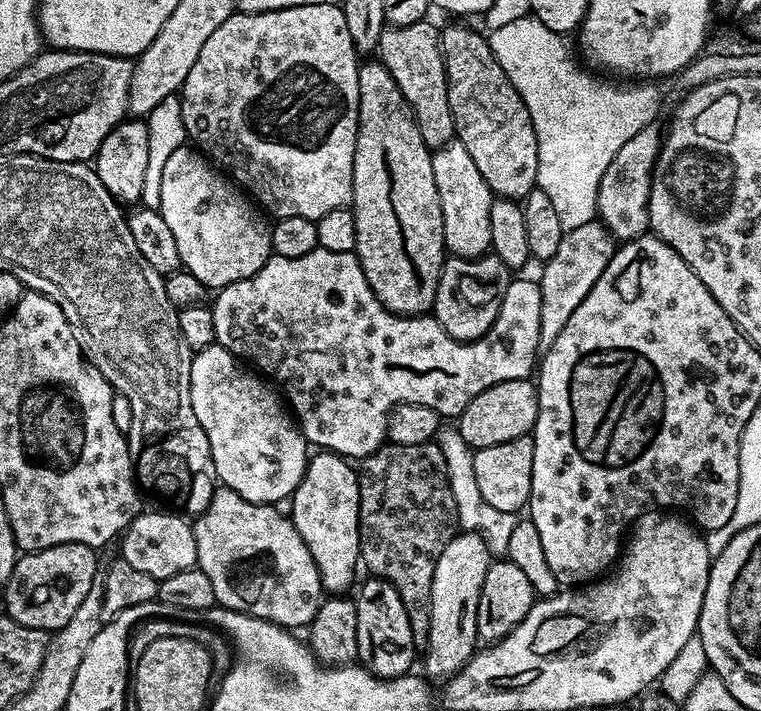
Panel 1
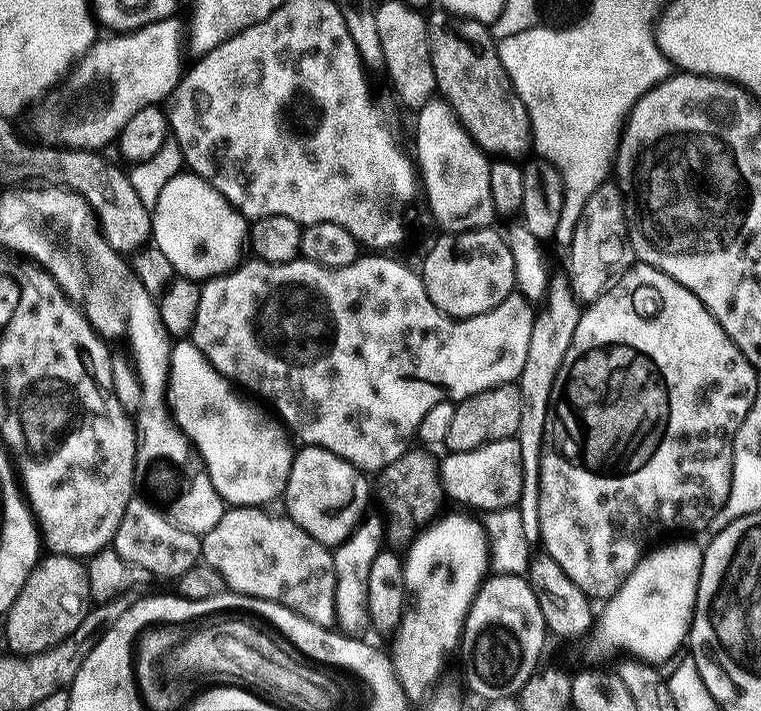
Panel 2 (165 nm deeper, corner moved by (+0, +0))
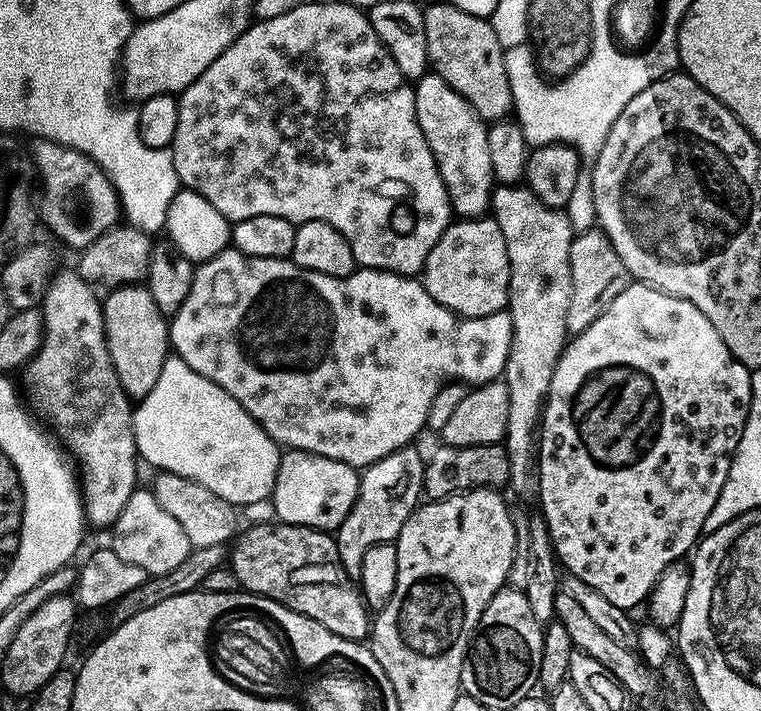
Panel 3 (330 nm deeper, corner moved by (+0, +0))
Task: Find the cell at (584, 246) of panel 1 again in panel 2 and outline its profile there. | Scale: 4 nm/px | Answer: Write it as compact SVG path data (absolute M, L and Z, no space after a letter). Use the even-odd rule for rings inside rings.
M553 275L549 279L548 292L544 295L542 307L544 309L536 312L534 330L530 330L530 350L526 350L526 366L522 366L518 381L522 394L522 419L518 421L518 430L514 437L518 446L522 446L523 482L518 509L522 516L523 533L530 542L539 541L540 538L540 451L544 448L544 431L554 378L558 378L558 370L562 366L562 358L566 358L566 350L570 350L570 342L574 342L574 330L578 330L582 311L582 305L573 294L567 275Z

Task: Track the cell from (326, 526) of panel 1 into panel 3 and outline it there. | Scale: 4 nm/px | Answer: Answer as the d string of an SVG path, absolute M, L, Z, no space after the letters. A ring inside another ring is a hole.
M288 450L281 455L271 499L276 511L275 519L285 526L335 530L344 521L346 514L350 514L359 493L360 472L351 468L346 462L338 462L334 458L326 458L313 452Z

